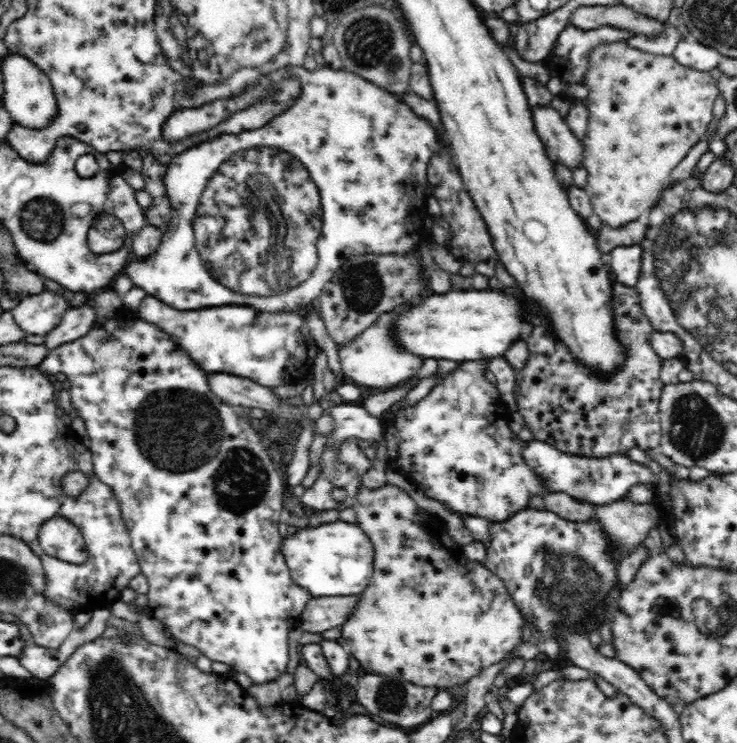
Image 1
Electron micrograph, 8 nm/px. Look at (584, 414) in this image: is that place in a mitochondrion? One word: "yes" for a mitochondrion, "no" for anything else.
no

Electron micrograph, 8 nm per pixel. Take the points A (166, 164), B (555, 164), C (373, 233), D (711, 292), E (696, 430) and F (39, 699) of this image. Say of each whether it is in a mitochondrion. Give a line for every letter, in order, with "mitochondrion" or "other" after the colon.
A: other
B: other
C: other
D: mitochondrion
E: mitochondrion
F: other

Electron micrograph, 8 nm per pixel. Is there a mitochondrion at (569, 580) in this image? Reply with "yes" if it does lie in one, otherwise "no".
yes

